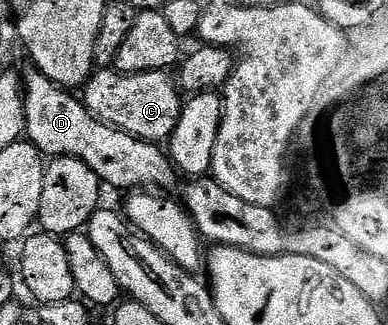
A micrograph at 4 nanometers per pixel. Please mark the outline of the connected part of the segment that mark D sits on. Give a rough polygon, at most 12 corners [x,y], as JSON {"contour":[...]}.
{"contour":[[38,69],[24,74],[26,136],[100,182],[173,191],[155,143],[96,118]]}

